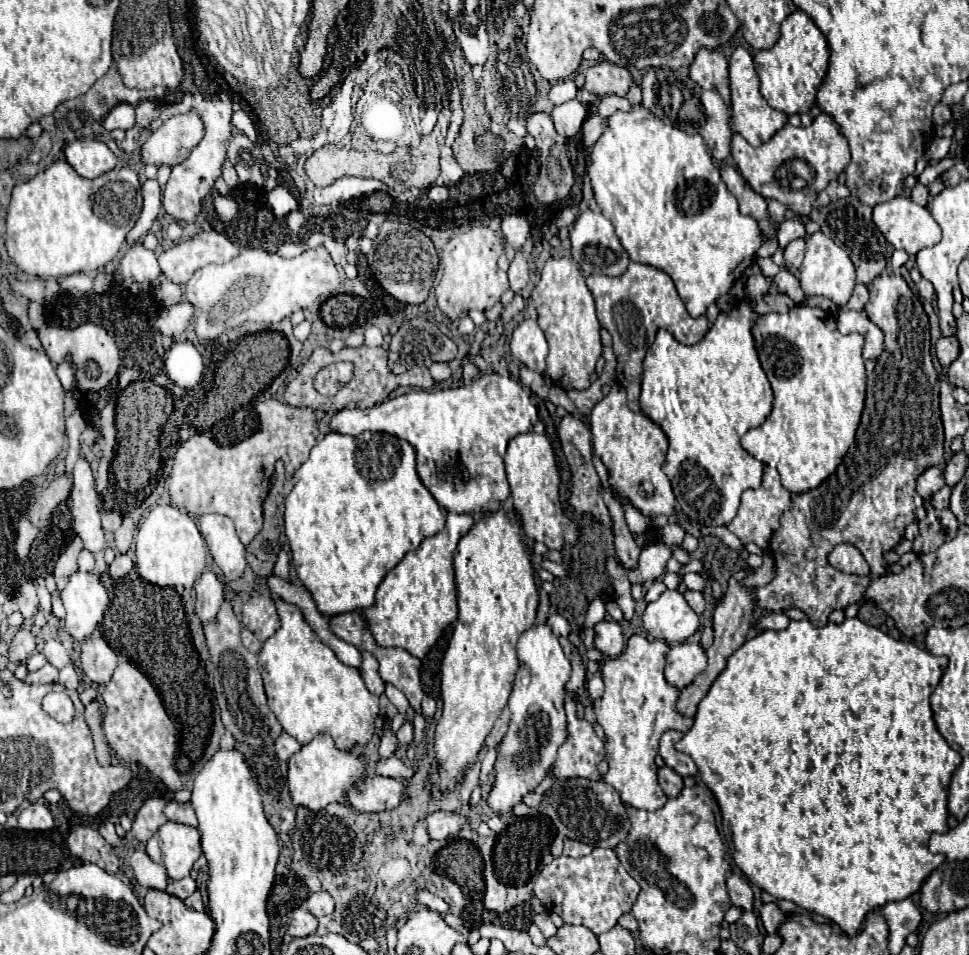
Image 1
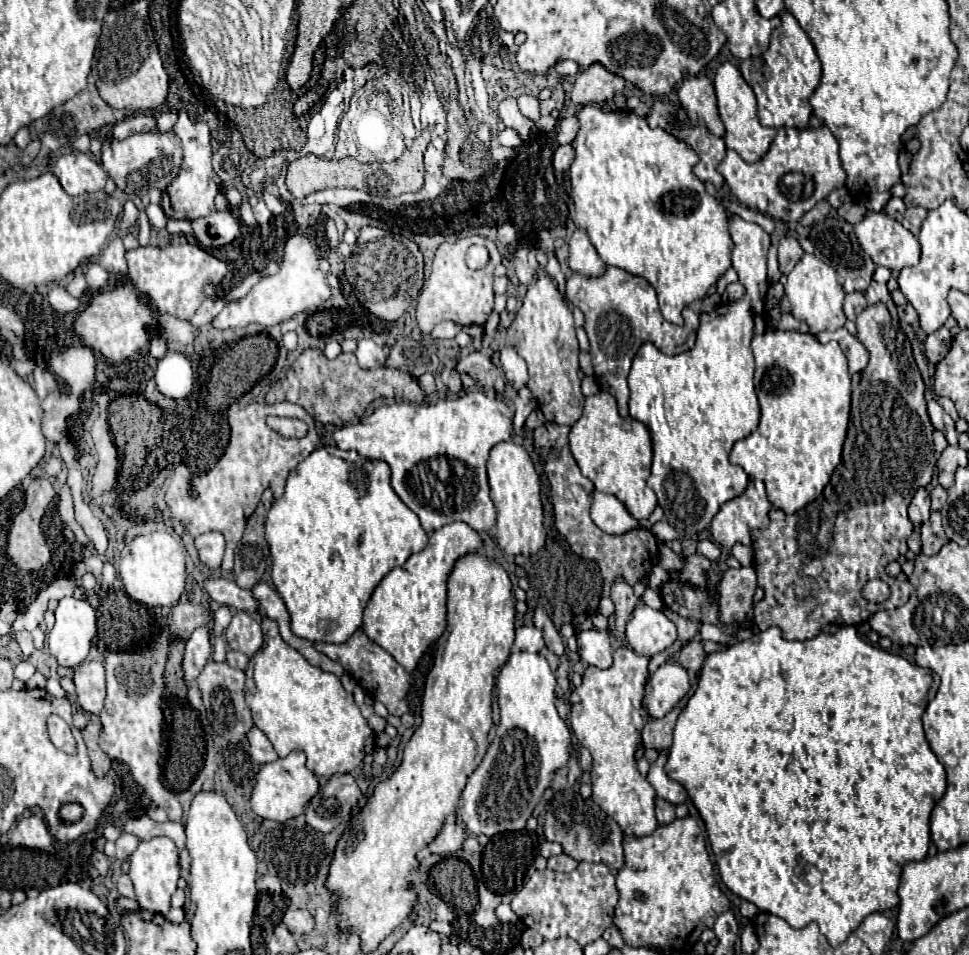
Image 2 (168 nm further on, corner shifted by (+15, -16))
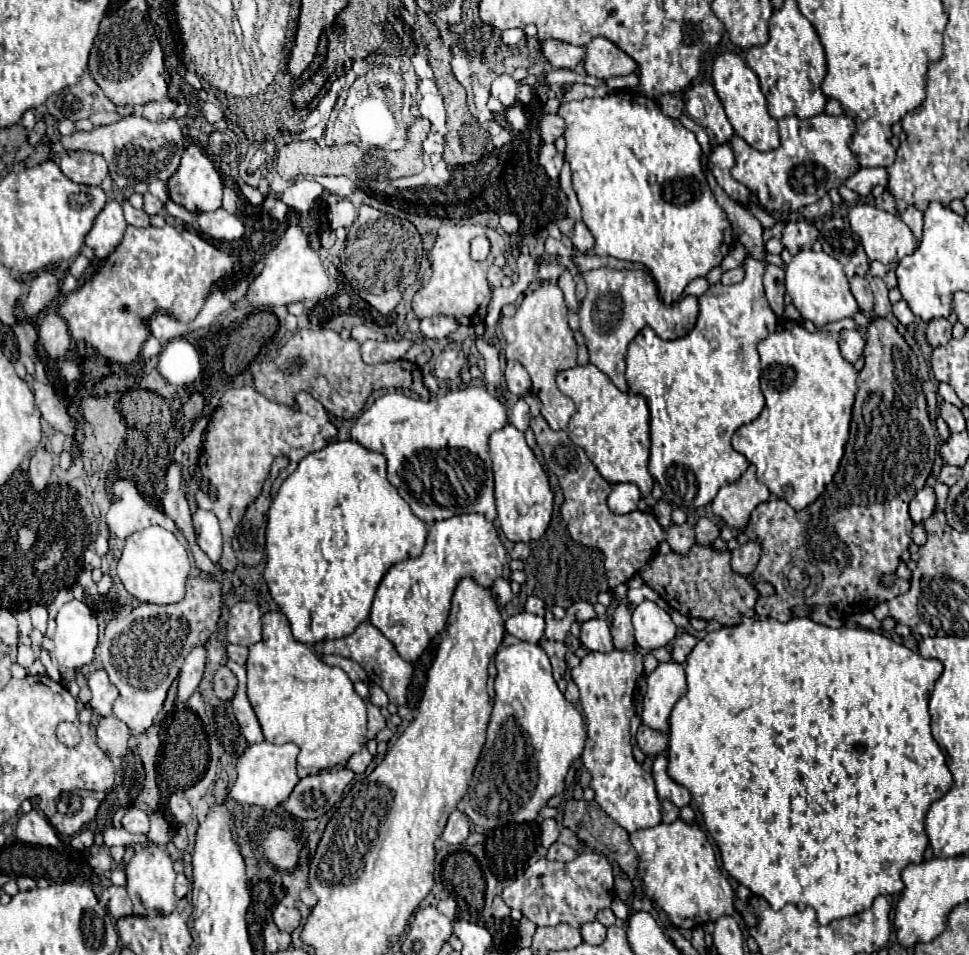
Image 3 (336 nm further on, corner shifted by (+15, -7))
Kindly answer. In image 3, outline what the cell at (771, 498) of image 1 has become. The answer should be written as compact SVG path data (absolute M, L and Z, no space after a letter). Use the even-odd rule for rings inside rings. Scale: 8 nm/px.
M751 465L741 479L719 489L713 499L713 515L721 517L727 527L735 531L743 529L749 521L751 511L769 499L769 489L756 476L756 468Z

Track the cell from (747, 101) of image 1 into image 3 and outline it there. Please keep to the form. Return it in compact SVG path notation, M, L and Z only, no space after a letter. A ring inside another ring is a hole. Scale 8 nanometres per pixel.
M723 53L713 63L713 87L721 99L727 119L735 129L735 135L745 139L757 151L773 151L779 145L777 121L767 113L765 95L759 89L757 75L745 65L745 61L735 53Z

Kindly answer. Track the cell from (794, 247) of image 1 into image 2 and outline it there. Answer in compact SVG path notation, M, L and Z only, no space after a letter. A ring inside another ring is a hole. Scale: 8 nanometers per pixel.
M785 236L779 242L779 266L783 274L789 274L793 270L793 266L797 264L797 260L801 260L803 256L803 248L799 246L799 242L793 236Z

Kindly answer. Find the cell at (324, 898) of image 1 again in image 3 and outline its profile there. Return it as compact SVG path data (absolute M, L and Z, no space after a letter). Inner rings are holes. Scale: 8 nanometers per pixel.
M277 905L275 907L275 911L273 911L273 921L275 921L275 925L281 929L281 931L285 931L285 933L293 933L297 927L299 927L299 923L301 923L301 913L299 913L299 909L297 907L285 907L285 905Z

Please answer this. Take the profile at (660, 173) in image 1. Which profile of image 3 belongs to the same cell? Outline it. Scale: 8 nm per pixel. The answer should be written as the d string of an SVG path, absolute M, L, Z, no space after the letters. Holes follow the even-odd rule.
M609 93L605 97L591 97L591 99L581 99L581 101L567 101L559 107L557 111L563 119L565 119L565 141L567 141L567 149L565 149L565 159L571 165L571 175L573 175L573 189L577 193L581 211L583 211L583 223L589 227L589 231L595 237L595 247L591 249L591 253L581 253L581 255L611 255L615 259L623 259L623 261L633 261L633 263L641 263L645 265L651 275L657 281L657 289L659 289L659 297L665 305L671 305L675 301L679 301L683 289L697 277L707 277L707 273L717 267L723 257L729 253L731 245L735 243L733 237L733 229L731 223L727 221L727 215L723 213L723 209L715 203L715 195L709 189L709 183L705 179L705 173L701 169L701 147L695 139L695 133L685 129L679 121L665 117L657 103L643 97L641 93Z

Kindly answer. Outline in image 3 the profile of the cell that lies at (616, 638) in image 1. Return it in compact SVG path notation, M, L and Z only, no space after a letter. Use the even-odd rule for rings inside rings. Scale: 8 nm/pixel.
M591 619L581 623L581 643L589 651L599 651L599 653L613 651L609 623L605 619Z

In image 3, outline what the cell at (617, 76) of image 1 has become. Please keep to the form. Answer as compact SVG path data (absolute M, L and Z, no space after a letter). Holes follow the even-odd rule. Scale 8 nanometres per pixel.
M597 37L587 45L587 55L585 55L587 75L607 81L609 77L629 75L635 69L637 69L637 63L607 39Z

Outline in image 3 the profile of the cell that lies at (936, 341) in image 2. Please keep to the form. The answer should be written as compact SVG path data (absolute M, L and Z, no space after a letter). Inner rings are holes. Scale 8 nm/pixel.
M933 319L927 323L925 333L931 345L945 345L951 339L951 323L947 319Z

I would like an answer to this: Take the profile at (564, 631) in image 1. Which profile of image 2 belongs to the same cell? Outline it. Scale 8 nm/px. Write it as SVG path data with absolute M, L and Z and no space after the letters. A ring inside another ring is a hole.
M521 626L521 628L517 628L515 648L523 650L523 652L539 652L541 648L545 648L543 632L537 630L535 626Z

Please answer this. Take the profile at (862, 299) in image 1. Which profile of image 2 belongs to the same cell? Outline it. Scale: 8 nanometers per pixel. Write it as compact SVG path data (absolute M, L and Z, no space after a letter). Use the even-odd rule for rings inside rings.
M859 292L847 294L847 298L845 298L845 316L847 316L847 320L855 322L855 318L865 310L865 306L867 306L867 300L865 300L863 294L859 294Z

